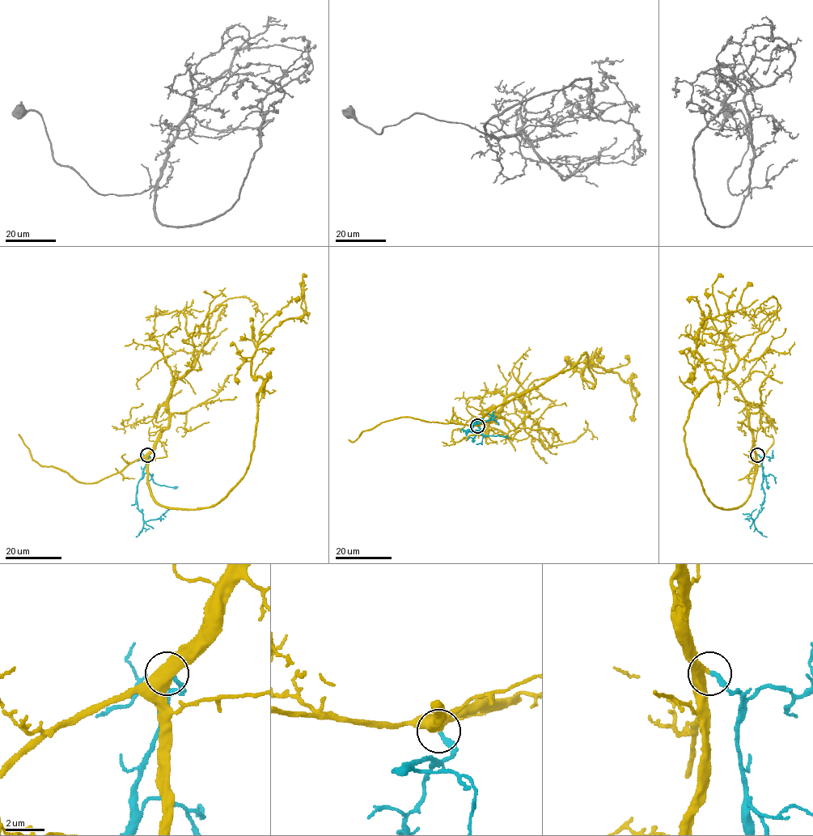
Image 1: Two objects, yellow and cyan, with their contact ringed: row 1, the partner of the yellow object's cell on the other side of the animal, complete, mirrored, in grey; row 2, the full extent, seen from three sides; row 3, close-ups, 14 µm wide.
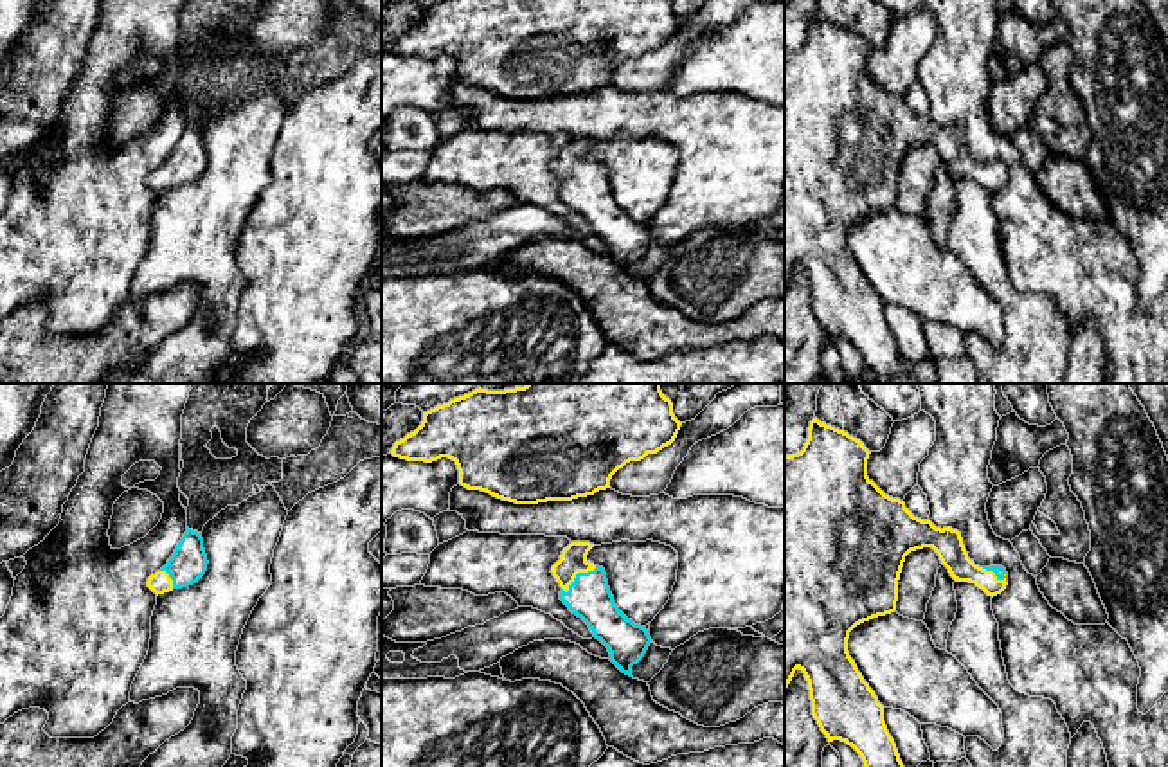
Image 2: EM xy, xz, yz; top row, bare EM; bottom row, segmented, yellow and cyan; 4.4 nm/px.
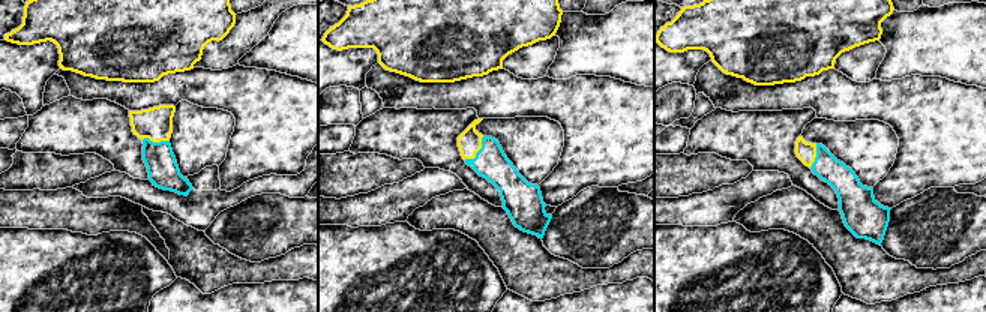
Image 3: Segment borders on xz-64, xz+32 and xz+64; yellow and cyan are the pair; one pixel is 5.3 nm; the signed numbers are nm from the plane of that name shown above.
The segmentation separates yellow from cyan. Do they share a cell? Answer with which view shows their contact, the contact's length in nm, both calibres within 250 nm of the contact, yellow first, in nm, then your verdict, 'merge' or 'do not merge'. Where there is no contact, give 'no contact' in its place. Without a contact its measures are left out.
contact in xz; length 190 nm; calibres 120 and 200 nm; merge

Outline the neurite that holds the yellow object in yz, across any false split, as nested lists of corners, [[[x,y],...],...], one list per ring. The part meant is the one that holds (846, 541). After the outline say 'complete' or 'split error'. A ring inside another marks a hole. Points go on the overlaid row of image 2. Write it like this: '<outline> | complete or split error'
[[[813,418],[803,450],[785,456],[785,690],[799,668],[808,681],[812,715],[828,742],[851,745],[864,767],[903,767],[884,722],[884,706],[849,657],[849,632],[896,610],[898,580],[911,551],[932,547],[954,580],[975,583],[992,598],[1006,589],[1008,573],[1002,565],[975,565],[957,529],[936,528],[930,520],[914,517],[903,501],[885,495],[867,477],[869,454],[860,439]]] | split error

